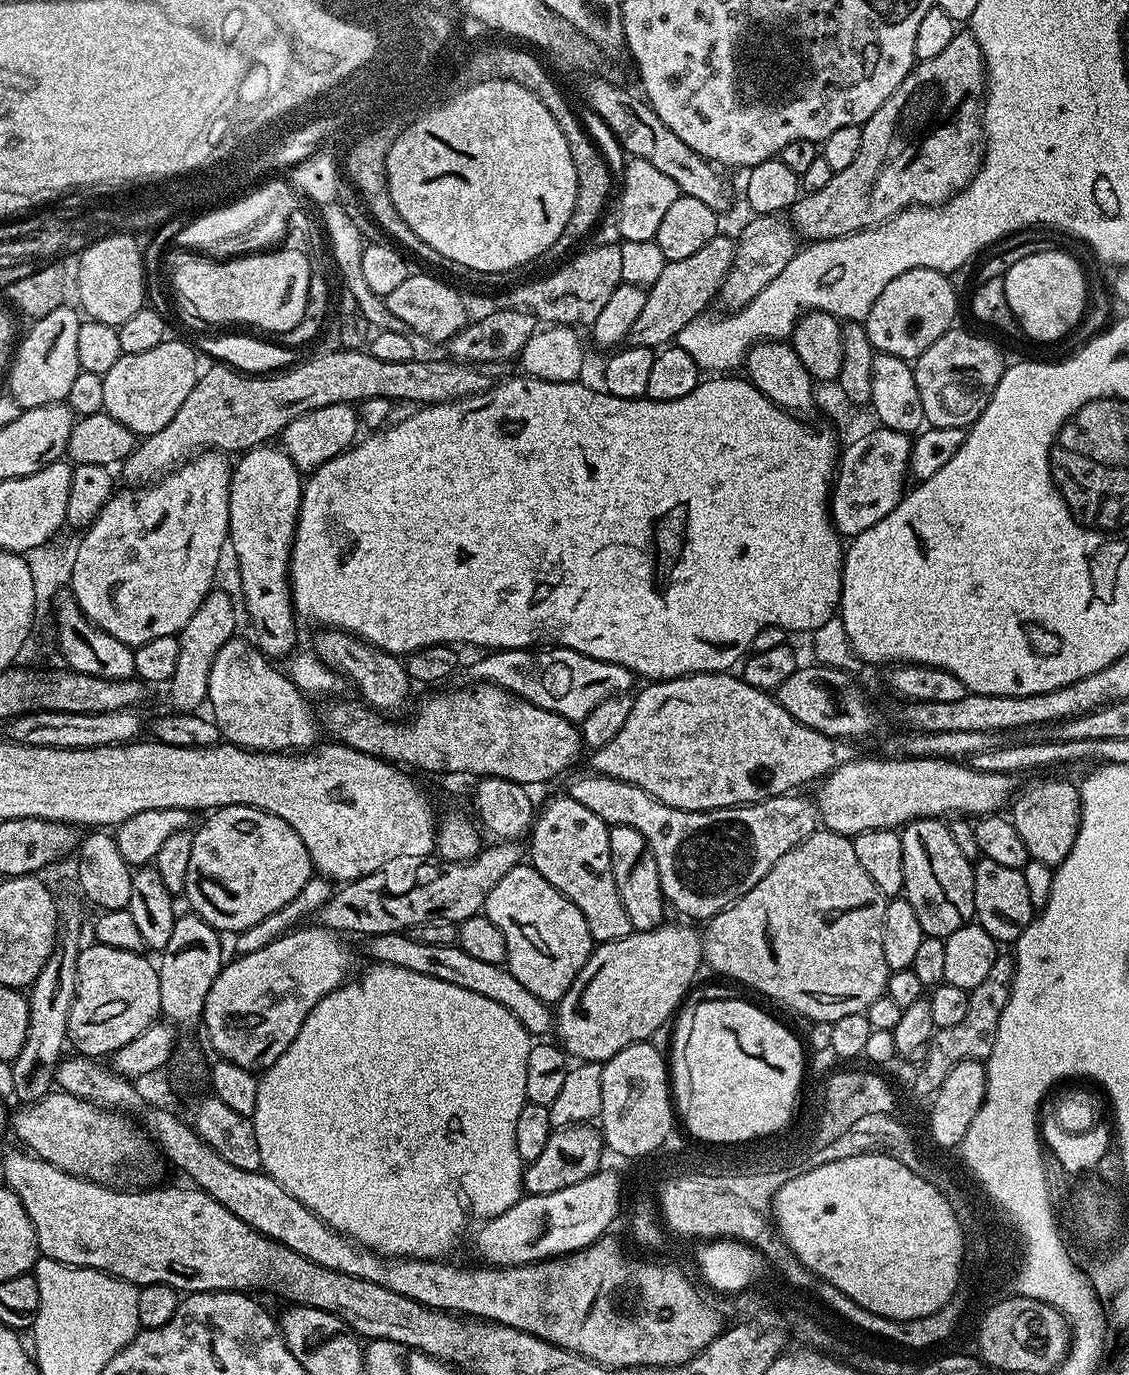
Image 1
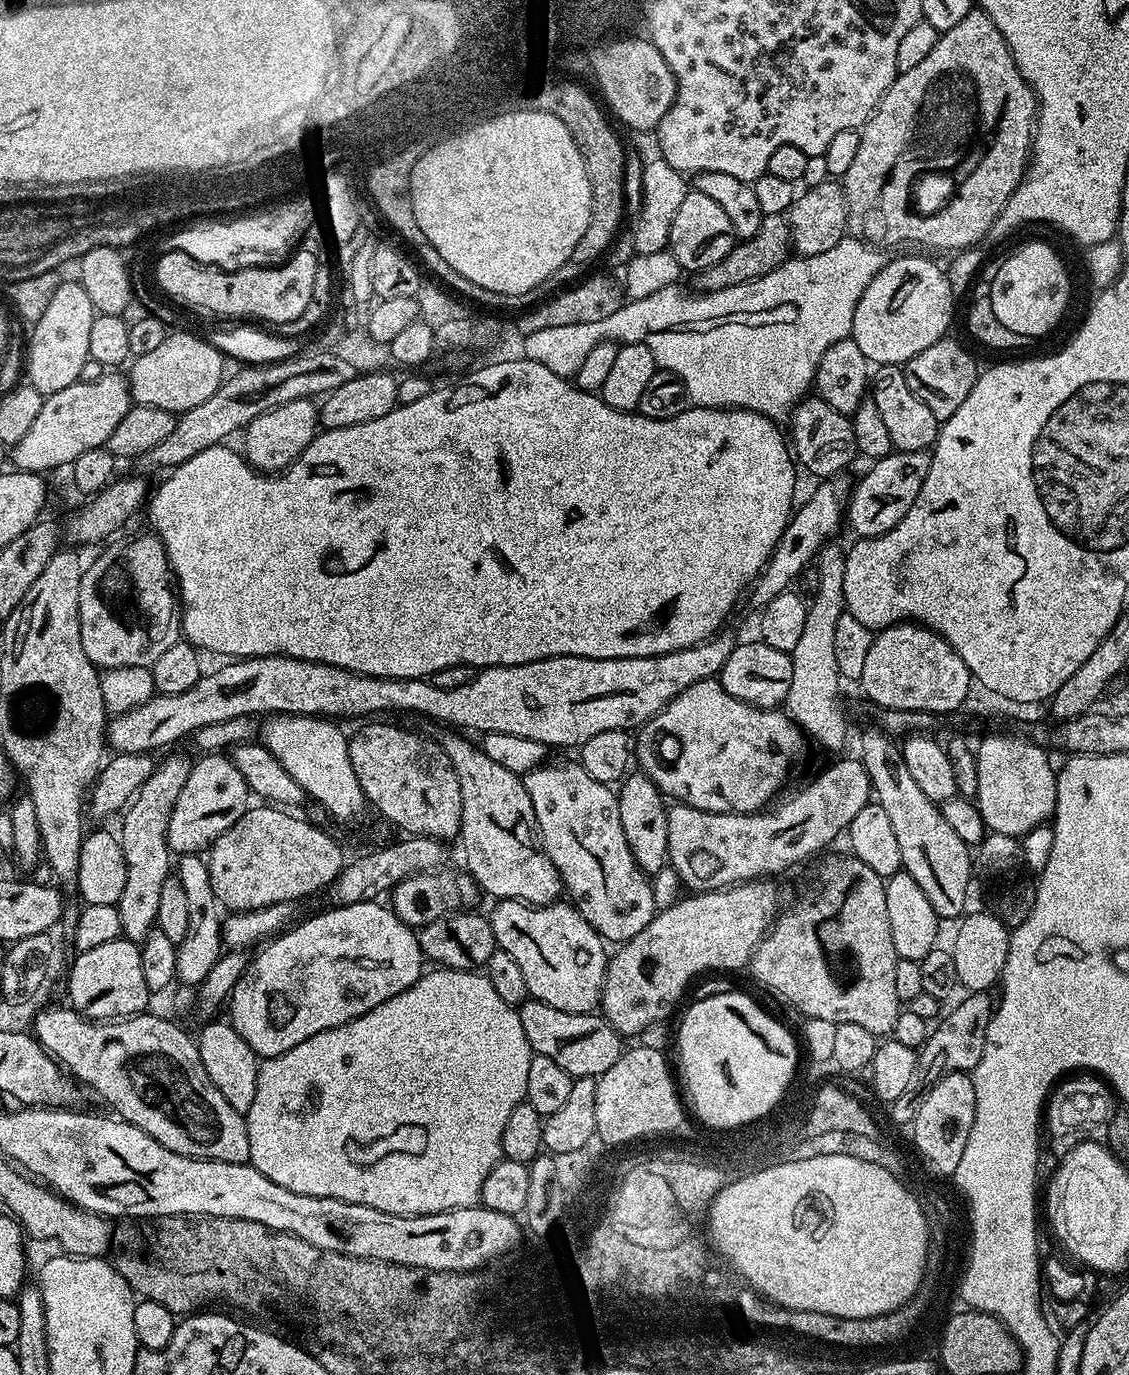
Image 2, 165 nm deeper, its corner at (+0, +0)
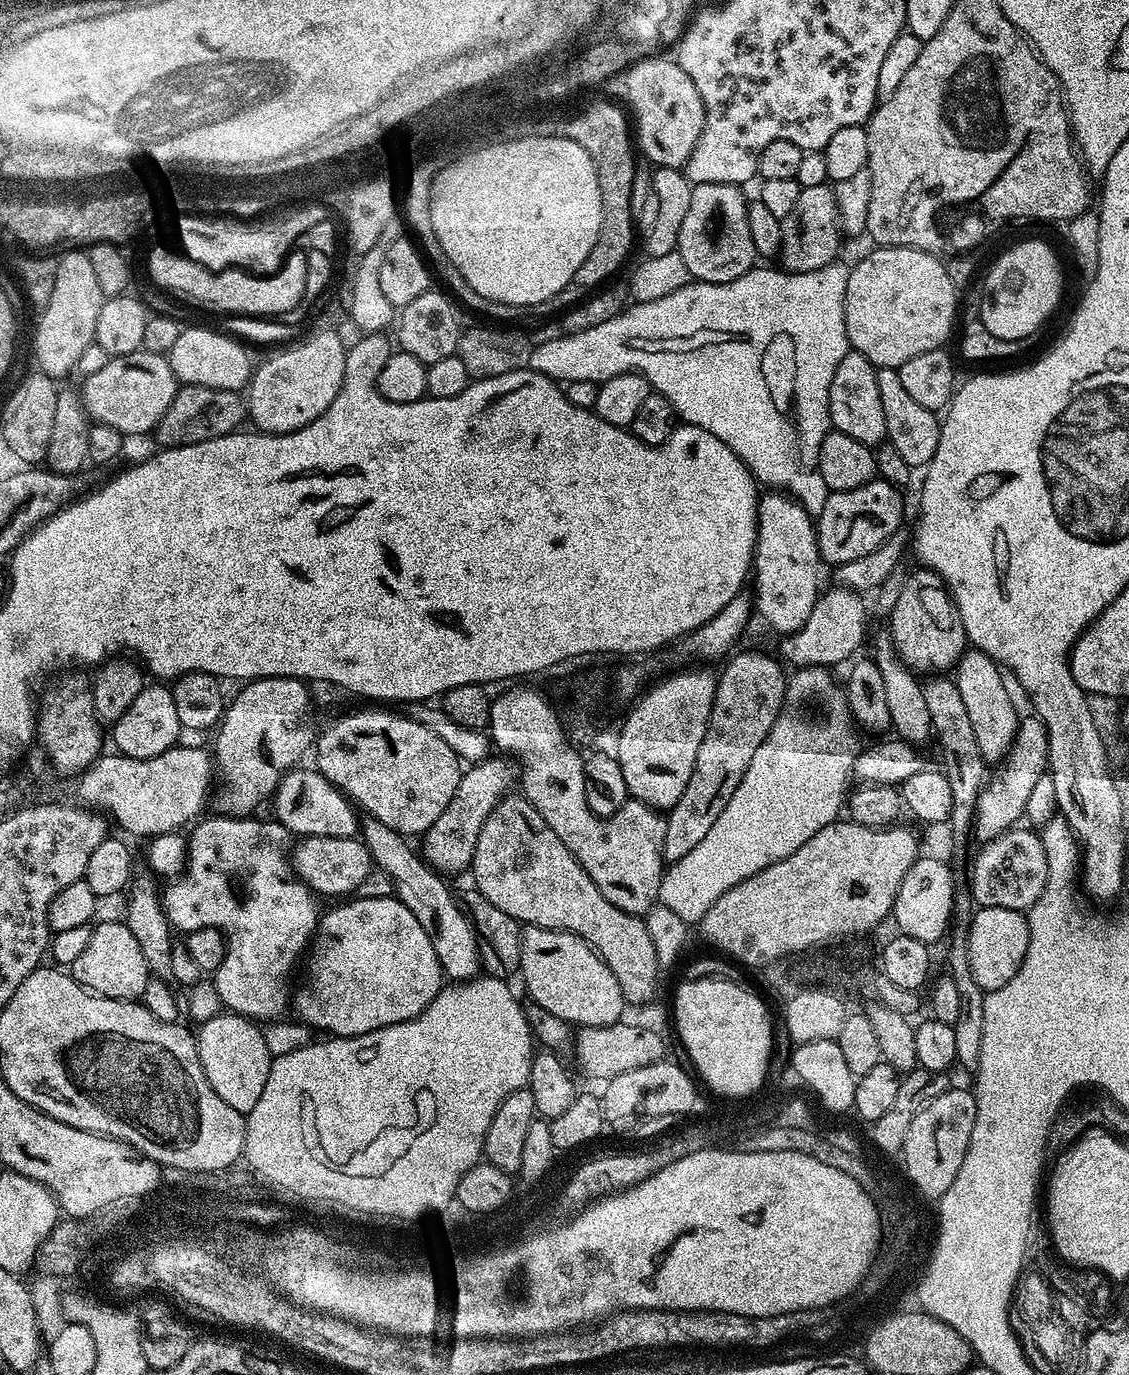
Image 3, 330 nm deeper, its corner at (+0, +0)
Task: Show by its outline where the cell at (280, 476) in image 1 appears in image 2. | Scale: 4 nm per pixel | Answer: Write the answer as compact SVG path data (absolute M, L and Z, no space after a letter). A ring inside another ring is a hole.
M311 399L286 402L254 418L242 432L242 455L257 472L279 474L289 468L318 434L318 408Z

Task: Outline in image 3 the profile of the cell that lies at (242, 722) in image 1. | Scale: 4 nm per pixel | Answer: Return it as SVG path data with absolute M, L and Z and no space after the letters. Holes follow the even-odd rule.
M371 818L365 819L362 824L362 839L368 845L373 865L392 877L396 898L414 914L414 918L421 923L426 934L430 935L434 952L438 955L445 975L456 982L478 976L482 965L476 936L455 895L452 896L443 881L445 879L435 869L429 868L417 853L417 857L412 853L412 848L408 845L411 843L401 833L382 822Z

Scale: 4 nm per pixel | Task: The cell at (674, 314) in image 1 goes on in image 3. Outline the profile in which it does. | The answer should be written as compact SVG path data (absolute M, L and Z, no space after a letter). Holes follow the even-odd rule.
M827 183L801 188L793 212L780 221L782 236L778 253L779 267L785 272L809 272L833 263L840 252L842 229L836 210L836 194Z

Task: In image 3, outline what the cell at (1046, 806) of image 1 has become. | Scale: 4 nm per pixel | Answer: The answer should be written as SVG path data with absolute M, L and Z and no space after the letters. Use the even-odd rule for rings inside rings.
M969 647L961 653L954 669L958 694L962 694L966 714L970 714L970 726L974 730L974 738L978 738L978 750L985 762L1003 761L1012 746L1018 723L1018 713L1011 705L1005 687L1002 686L1000 671L1001 667L995 660L991 660L984 652L974 647Z

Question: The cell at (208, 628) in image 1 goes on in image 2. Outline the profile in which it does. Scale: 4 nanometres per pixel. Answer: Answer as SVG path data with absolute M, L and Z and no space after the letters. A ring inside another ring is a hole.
M168 756L161 764L159 761L123 813L124 825L118 831L118 839L122 858L126 858L126 890L122 890L122 898L117 904L123 939L143 942L156 928L162 885L170 874L170 814L174 810L174 802L178 802L178 794L182 794L182 786L186 786L186 778L190 778L193 763L193 757L188 756Z

